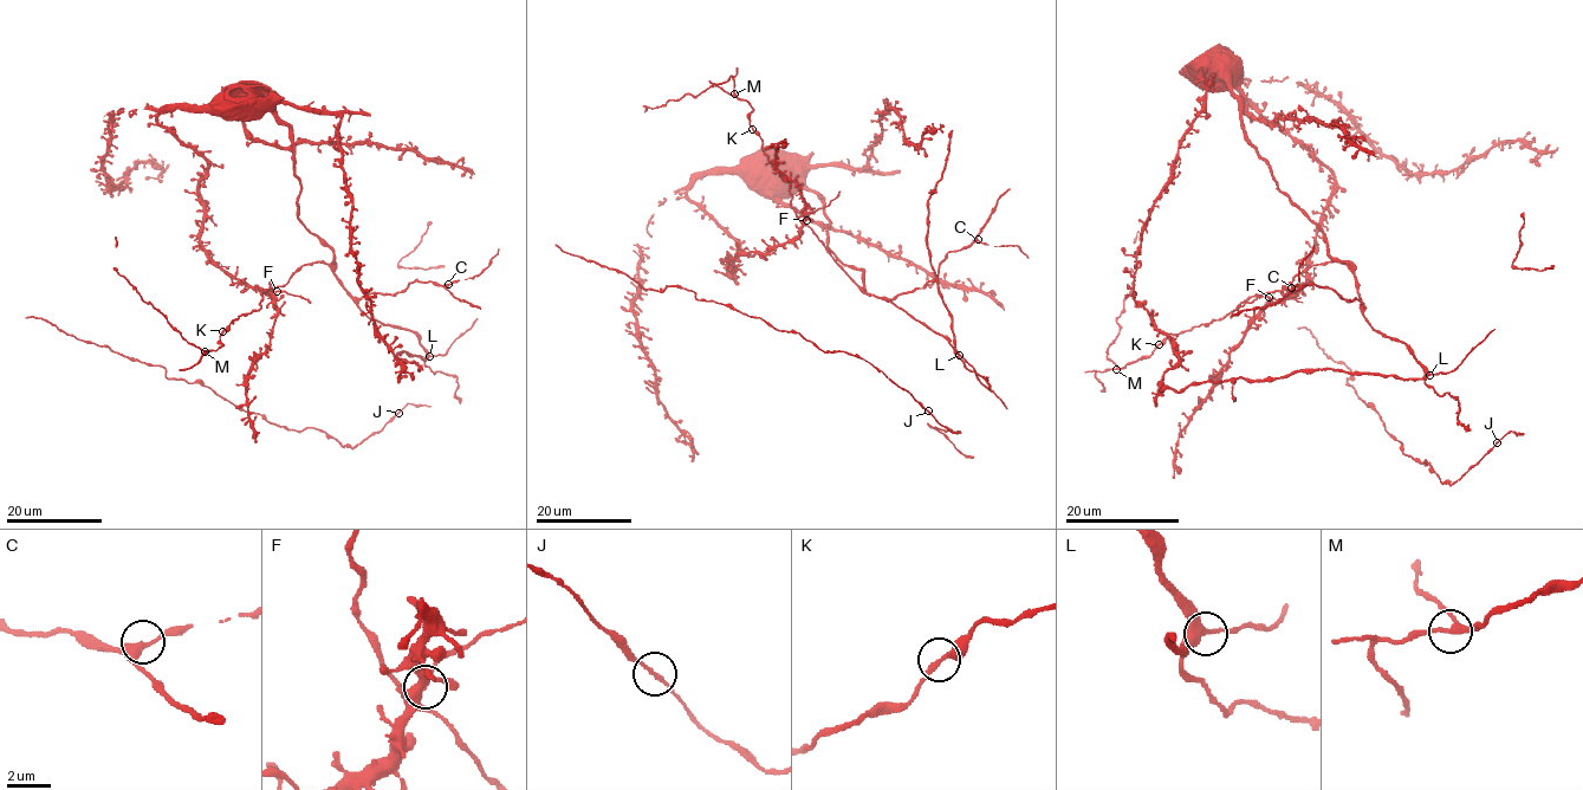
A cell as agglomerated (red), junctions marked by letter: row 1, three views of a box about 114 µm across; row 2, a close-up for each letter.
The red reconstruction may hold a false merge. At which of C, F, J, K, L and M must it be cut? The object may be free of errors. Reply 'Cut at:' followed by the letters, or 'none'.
Cut at: F

